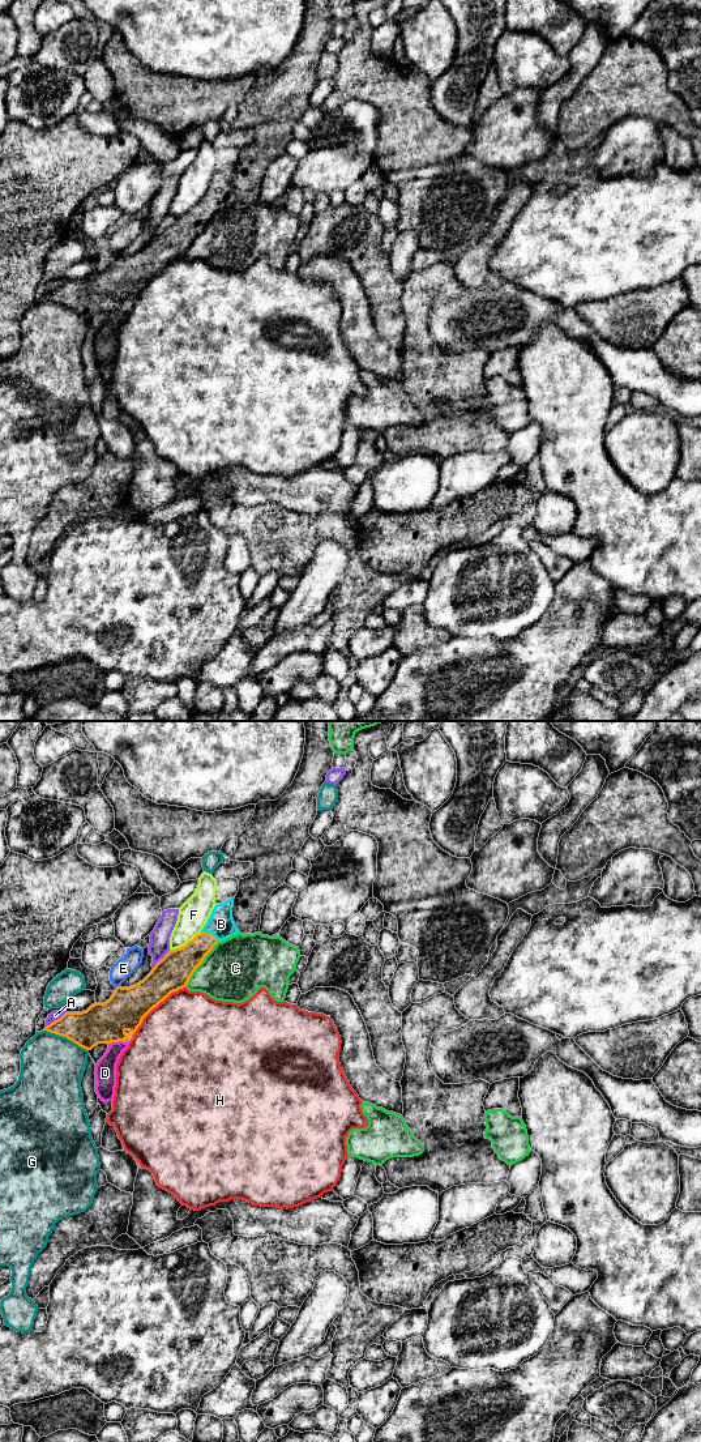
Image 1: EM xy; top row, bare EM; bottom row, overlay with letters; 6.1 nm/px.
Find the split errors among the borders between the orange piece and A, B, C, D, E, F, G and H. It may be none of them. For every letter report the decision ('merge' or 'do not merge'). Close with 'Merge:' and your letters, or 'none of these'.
A: do not merge
B: merge
C: do not merge
D: do not merge
E: do not merge
F: do not merge
G: do not merge
H: do not merge
Merge: B

